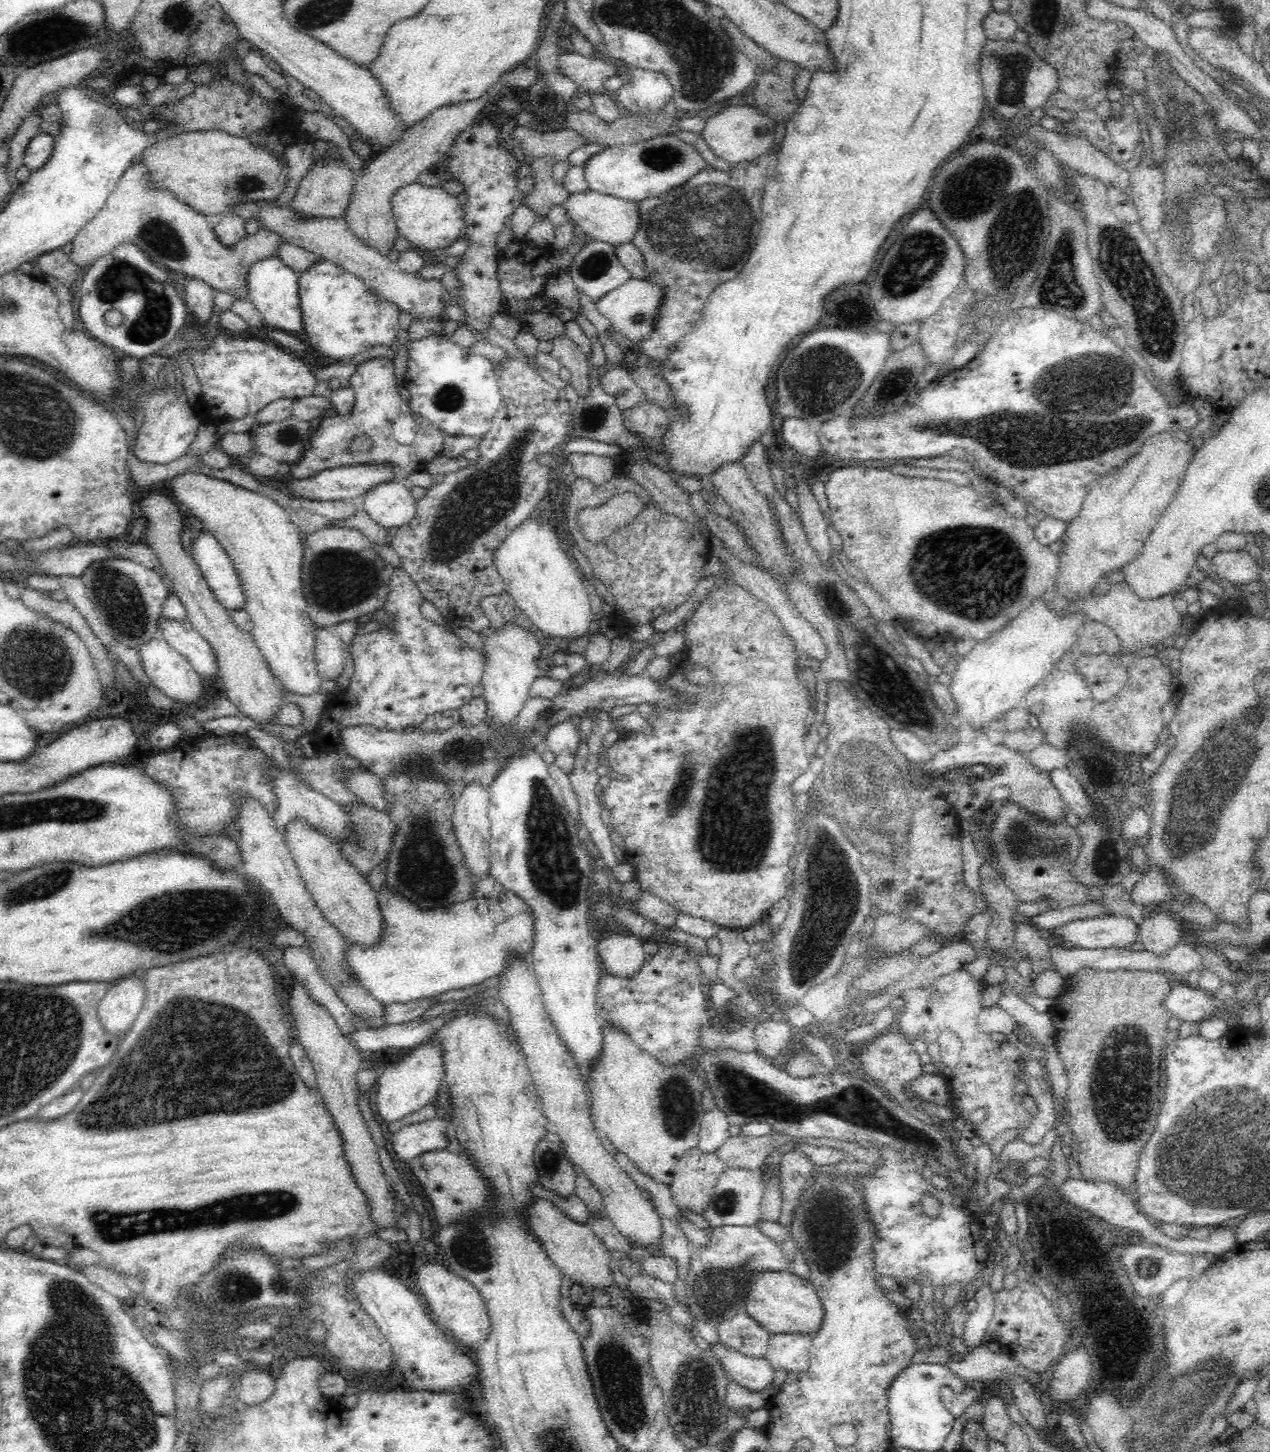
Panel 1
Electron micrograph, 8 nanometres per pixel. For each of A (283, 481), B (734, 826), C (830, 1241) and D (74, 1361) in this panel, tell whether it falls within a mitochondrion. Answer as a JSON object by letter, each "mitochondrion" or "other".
{"A":"other","B":"mitochondrion","C":"mitochondrion","D":"mitochondrion"}

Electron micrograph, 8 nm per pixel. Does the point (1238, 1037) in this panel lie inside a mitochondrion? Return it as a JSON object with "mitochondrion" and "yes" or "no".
{"mitochondrion":"no"}

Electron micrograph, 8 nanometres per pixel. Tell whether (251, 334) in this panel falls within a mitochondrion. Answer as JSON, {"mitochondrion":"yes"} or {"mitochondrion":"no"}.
{"mitochondrion":"no"}

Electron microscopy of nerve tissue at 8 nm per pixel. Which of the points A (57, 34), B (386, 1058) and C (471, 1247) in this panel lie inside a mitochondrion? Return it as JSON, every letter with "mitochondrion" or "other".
{"A":"mitochondrion","B":"other","C":"mitochondrion"}

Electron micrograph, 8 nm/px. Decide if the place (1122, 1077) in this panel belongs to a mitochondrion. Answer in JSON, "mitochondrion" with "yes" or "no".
{"mitochondrion":"yes"}

